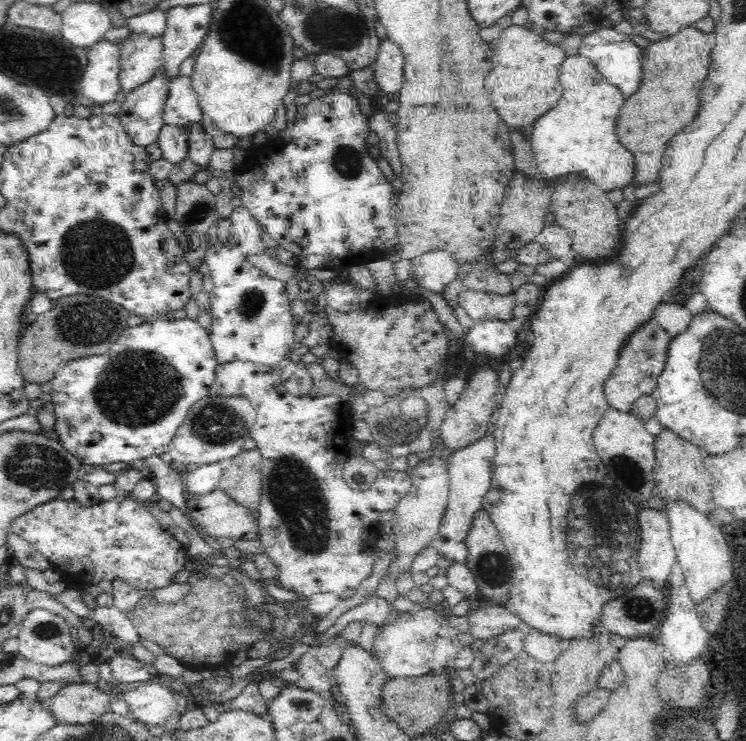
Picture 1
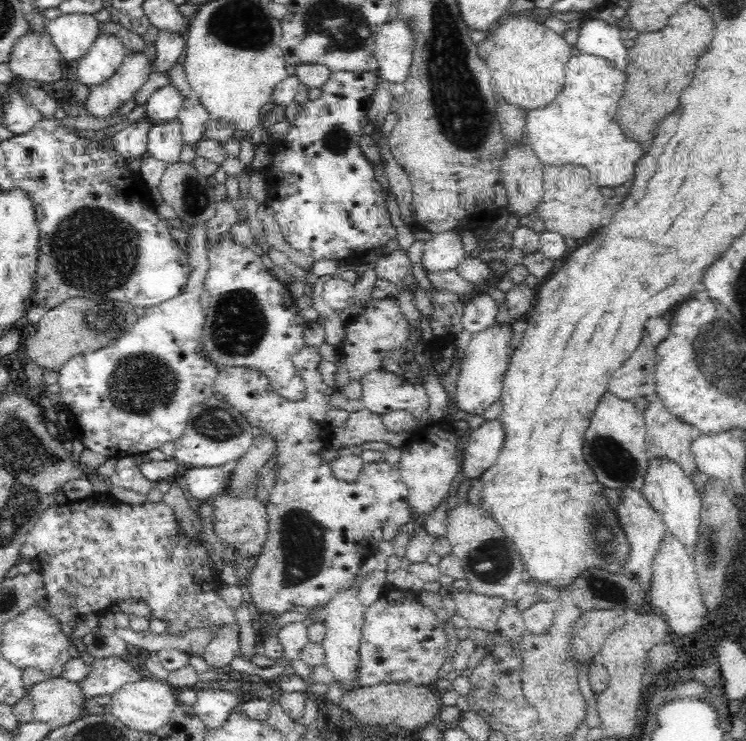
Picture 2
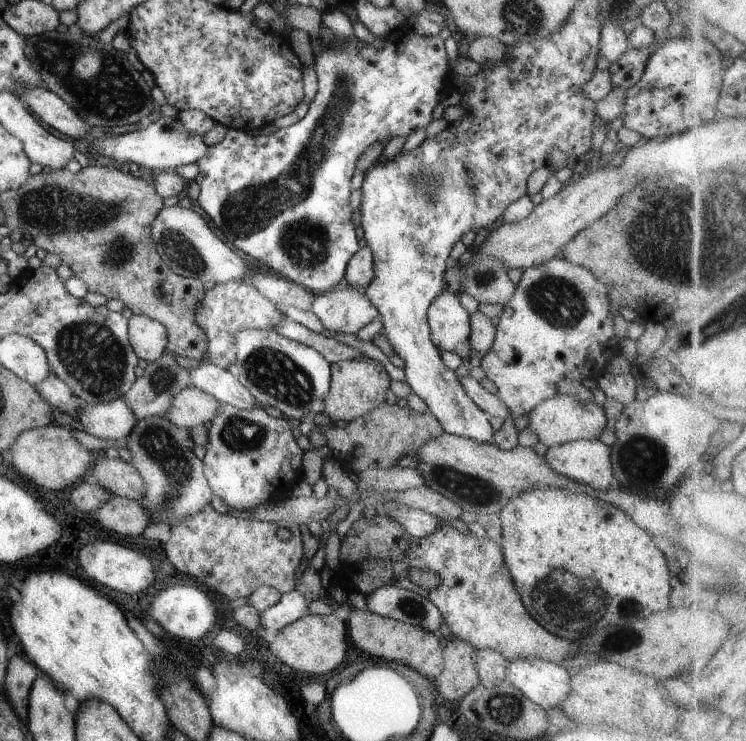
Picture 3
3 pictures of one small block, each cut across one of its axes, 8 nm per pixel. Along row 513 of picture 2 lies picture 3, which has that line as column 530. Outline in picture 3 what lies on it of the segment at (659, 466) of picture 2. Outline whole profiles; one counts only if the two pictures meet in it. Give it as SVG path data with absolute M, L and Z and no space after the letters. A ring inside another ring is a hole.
M538 658L509 660L506 679L545 711L559 707L572 690L572 678L564 667Z

